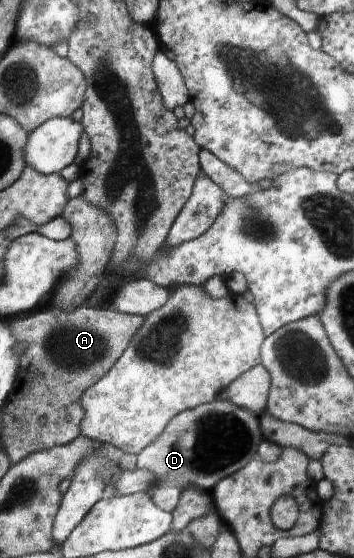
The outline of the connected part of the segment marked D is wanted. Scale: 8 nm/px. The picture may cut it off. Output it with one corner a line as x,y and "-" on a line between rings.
215,399
212,402
198,405
172,417
169,425
147,448
136,455
136,467
145,468
154,475
154,483
145,491
151,497
155,488
187,488
197,487
210,492
224,477
239,472
244,465
259,459
259,445
264,439
260,428
259,417
248,409
235,405
232,401

